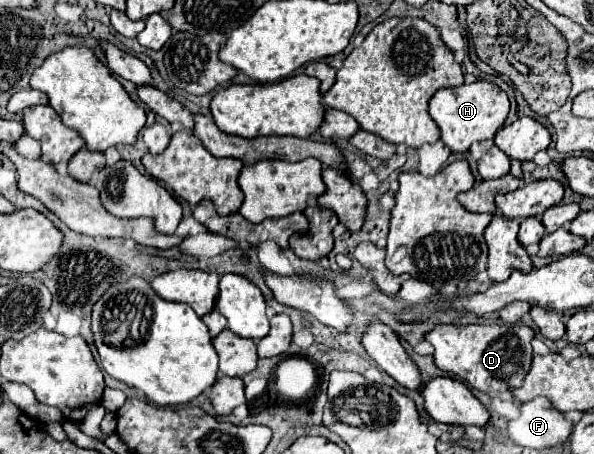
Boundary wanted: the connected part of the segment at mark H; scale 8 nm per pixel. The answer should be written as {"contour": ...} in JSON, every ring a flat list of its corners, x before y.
{"contour":[[490,81,464,83,454,89,438,89,430,99,430,117,436,121,442,141,454,153,464,153,472,143,492,139,496,131,504,125,510,105,506,93]]}

